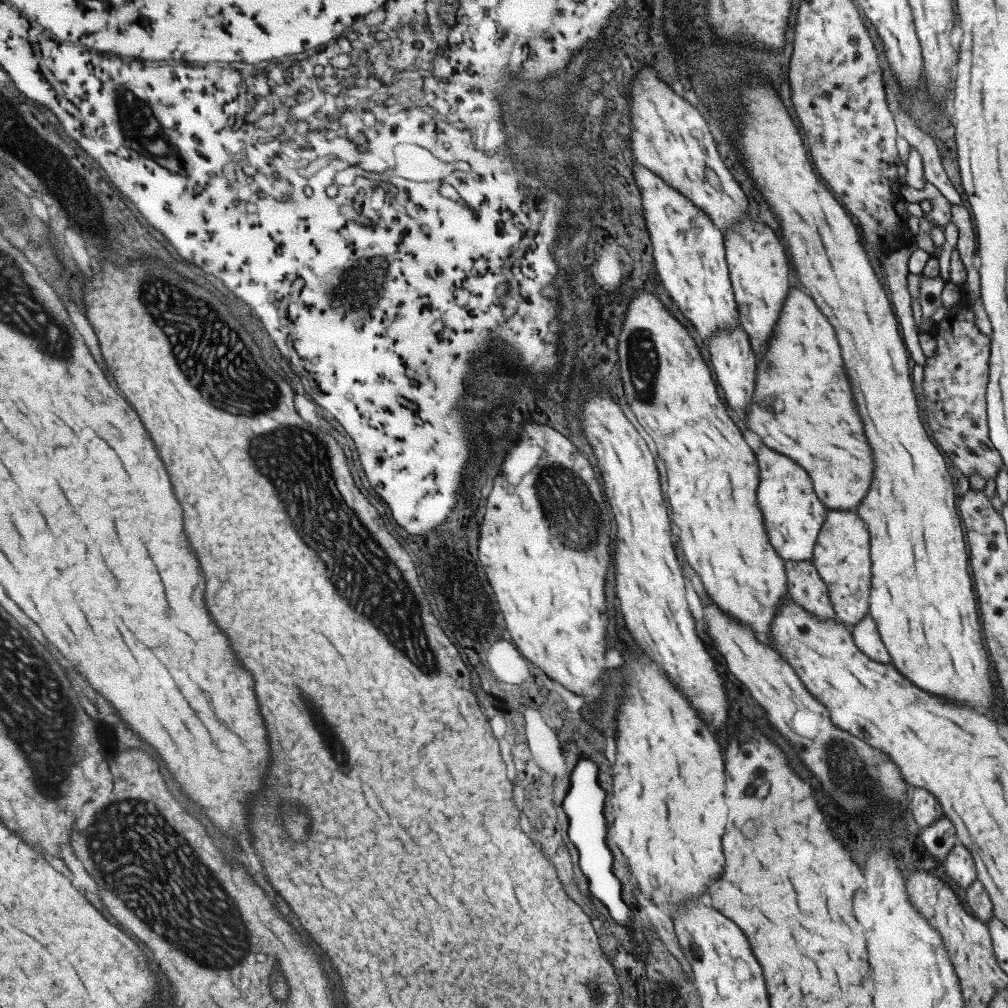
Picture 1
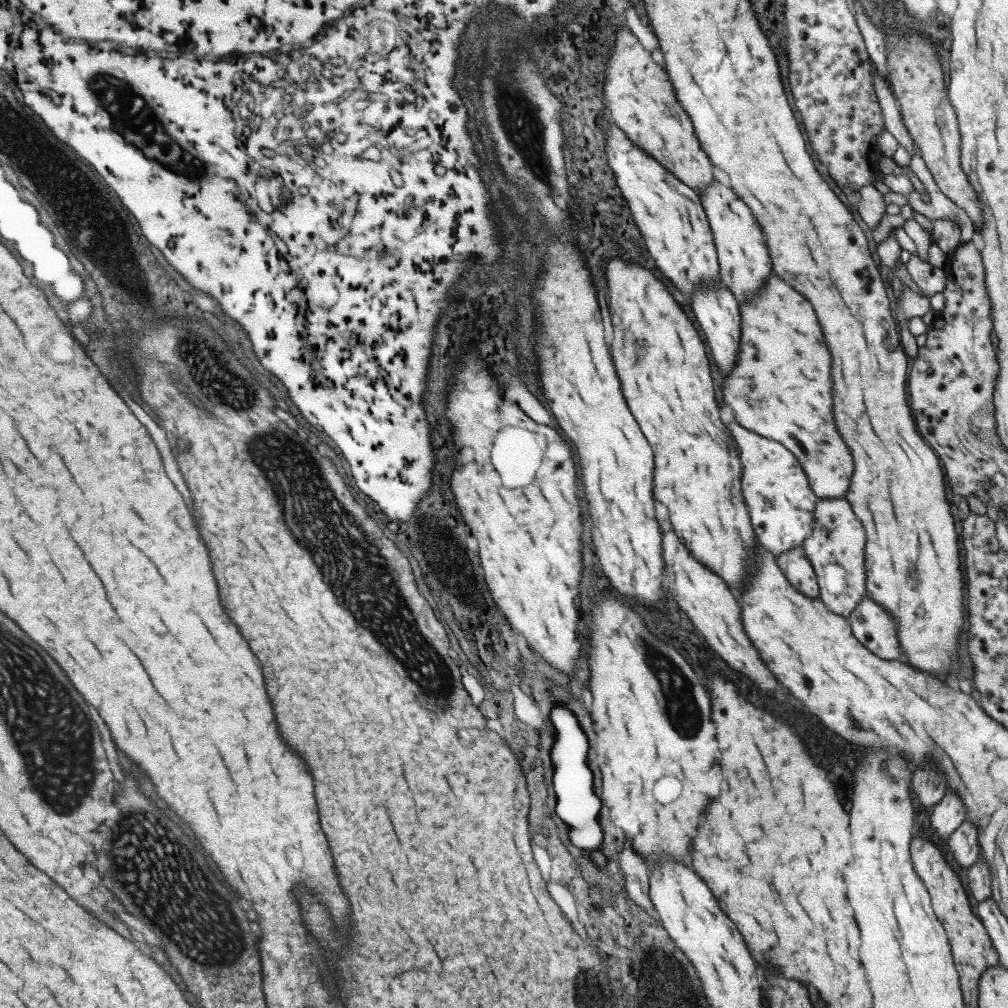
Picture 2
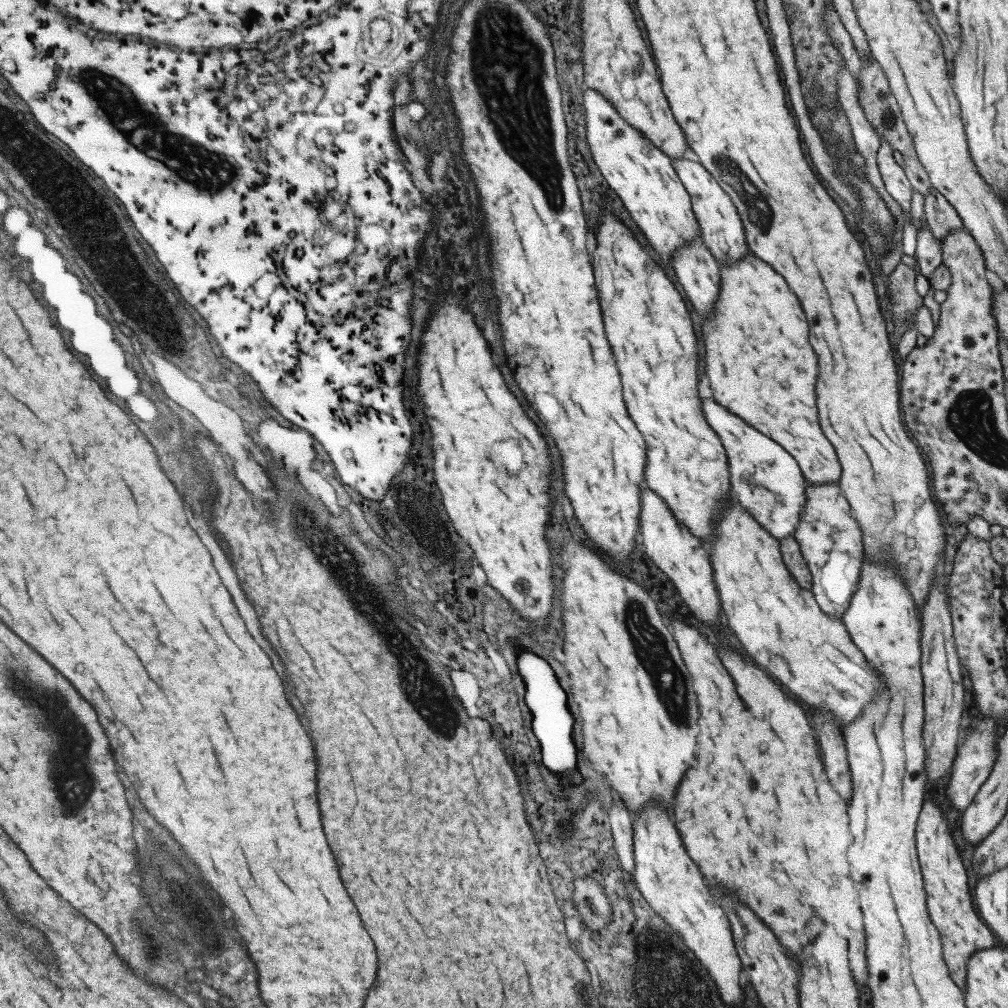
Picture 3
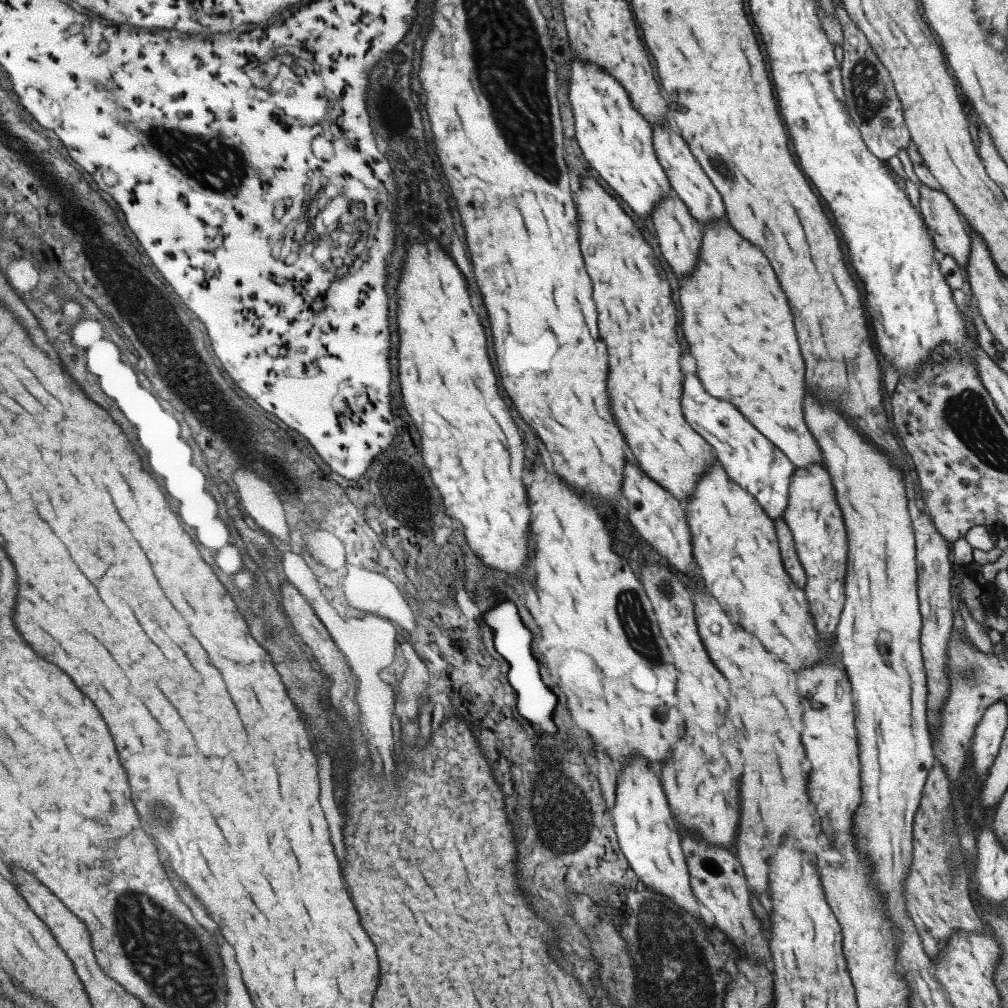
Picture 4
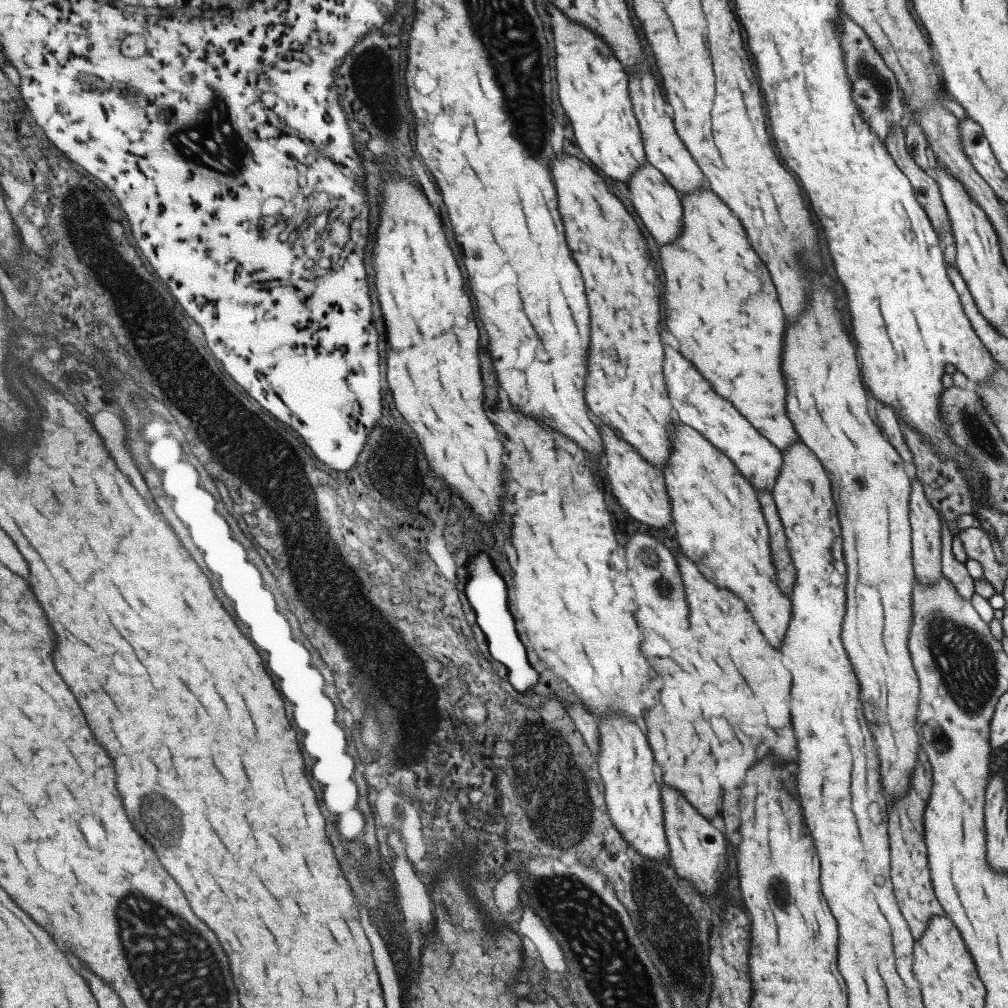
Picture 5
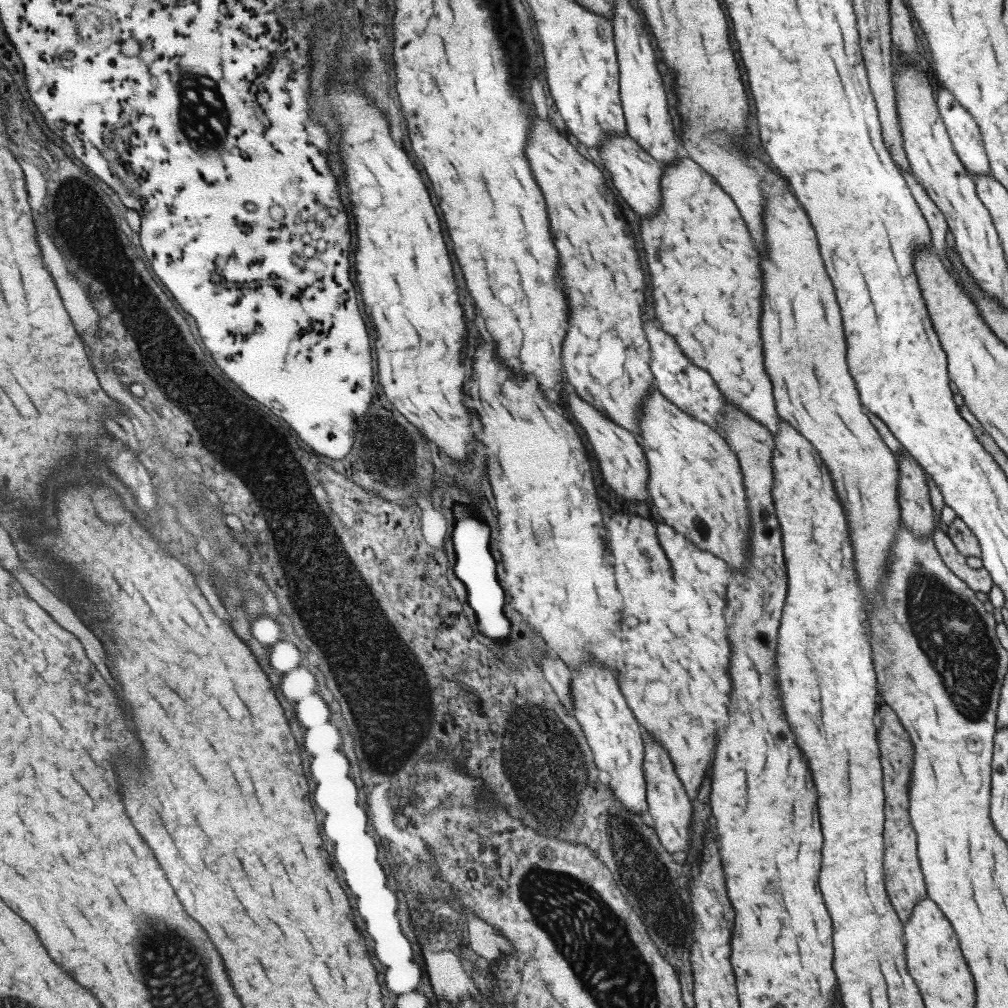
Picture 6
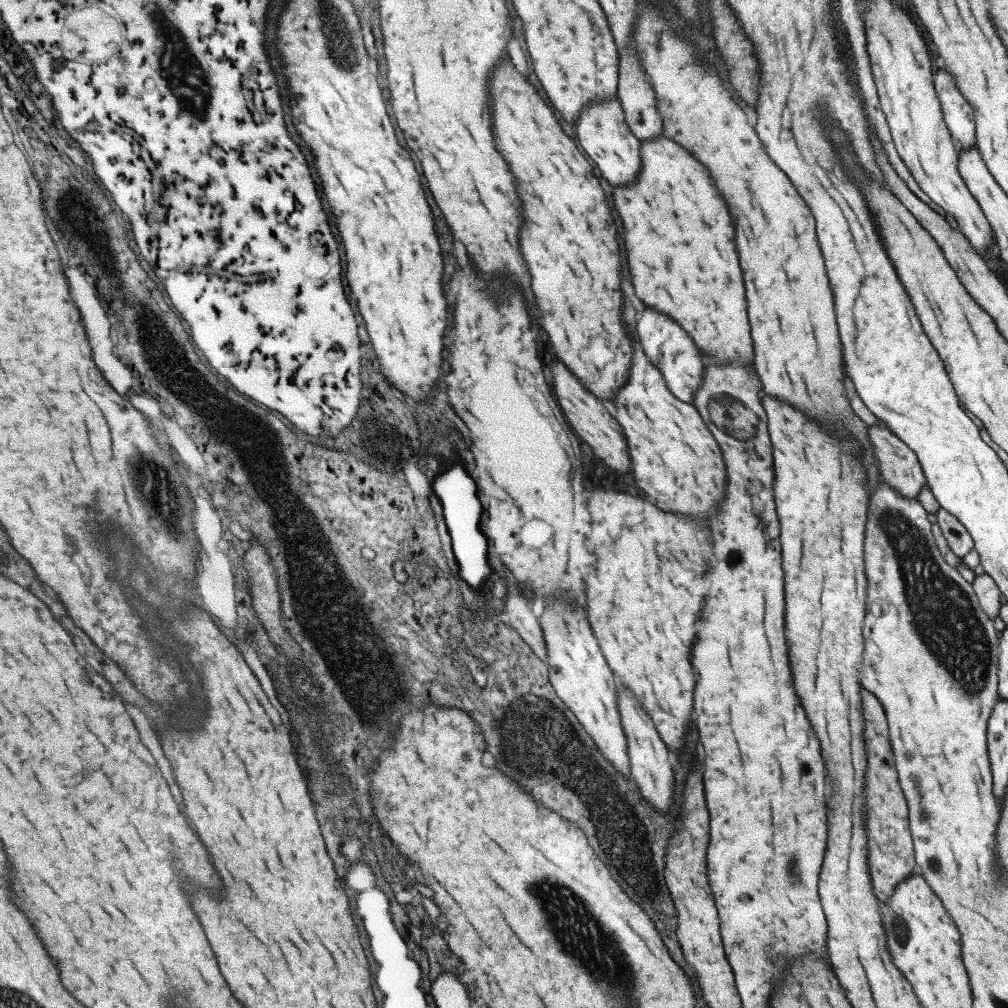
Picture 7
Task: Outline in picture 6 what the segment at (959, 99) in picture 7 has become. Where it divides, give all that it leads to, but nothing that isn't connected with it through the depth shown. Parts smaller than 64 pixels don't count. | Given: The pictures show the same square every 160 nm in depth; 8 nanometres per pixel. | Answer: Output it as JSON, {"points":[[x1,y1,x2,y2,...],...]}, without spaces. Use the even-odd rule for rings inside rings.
{"points":[[943,86,937,90,936,105,953,150,967,173,990,176,982,138,973,117]]}

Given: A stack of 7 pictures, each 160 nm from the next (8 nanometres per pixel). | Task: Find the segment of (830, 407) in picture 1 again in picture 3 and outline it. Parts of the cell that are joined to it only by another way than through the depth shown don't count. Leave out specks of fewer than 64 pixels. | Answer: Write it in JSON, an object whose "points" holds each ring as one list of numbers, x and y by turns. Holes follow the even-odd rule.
{"points":[[750,253,737,262,718,264,718,270,715,310,701,322,701,336,705,338,703,372,709,382,712,399,789,453,796,460,807,484,837,483,840,464,834,448,819,428,813,392,817,358,809,350,807,324,797,298,789,292,786,282,777,272]]}

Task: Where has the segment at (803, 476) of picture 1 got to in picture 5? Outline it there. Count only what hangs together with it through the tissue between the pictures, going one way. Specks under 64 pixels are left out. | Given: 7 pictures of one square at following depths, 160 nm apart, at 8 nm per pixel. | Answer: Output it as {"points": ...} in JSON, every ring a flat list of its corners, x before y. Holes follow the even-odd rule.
{"points":[[669,344,662,345,664,355,661,374,675,418,696,430,706,441,727,456,751,483,755,492,763,489,770,492,781,468,780,450,761,436,728,400,713,392,711,385,703,380,694,364,683,358,681,353,671,348]]}

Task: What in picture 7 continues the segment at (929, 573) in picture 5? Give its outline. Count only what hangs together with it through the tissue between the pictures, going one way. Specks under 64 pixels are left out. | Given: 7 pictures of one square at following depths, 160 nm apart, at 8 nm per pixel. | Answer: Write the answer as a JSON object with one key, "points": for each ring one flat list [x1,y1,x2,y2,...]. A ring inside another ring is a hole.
{"points":[[884,425,867,426,866,437,881,480,901,496,917,501,925,479,915,453]]}

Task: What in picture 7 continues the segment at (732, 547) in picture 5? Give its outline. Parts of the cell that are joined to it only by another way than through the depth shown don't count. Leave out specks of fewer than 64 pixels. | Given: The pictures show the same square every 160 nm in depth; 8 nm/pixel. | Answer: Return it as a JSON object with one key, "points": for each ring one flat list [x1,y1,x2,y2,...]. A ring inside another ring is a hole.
{"points":[[623,298,621,315,630,330,630,365,625,384,617,389,608,407,625,437,633,484,651,496,661,510,707,520,713,502,724,497,726,474,721,451,696,408,669,392,659,370,645,356,633,327,635,310,627,298]]}

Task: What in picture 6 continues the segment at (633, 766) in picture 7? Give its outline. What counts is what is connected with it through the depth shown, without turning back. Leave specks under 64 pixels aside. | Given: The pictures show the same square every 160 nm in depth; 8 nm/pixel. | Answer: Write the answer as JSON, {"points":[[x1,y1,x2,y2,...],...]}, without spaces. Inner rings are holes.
{"points":[[653,738,643,745,643,762,641,770,645,779,645,802,648,822,654,828,657,838,665,852,677,856,683,861,683,855,689,846,691,803,686,796,680,780,676,777,667,751]]}

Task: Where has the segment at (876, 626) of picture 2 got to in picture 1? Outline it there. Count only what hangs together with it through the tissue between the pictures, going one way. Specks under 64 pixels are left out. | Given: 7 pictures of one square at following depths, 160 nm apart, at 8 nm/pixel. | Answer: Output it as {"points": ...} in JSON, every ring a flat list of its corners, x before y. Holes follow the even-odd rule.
{"points":[[867,614,850,626,850,633,855,646,872,661,889,663,891,657,881,642,875,621]]}

